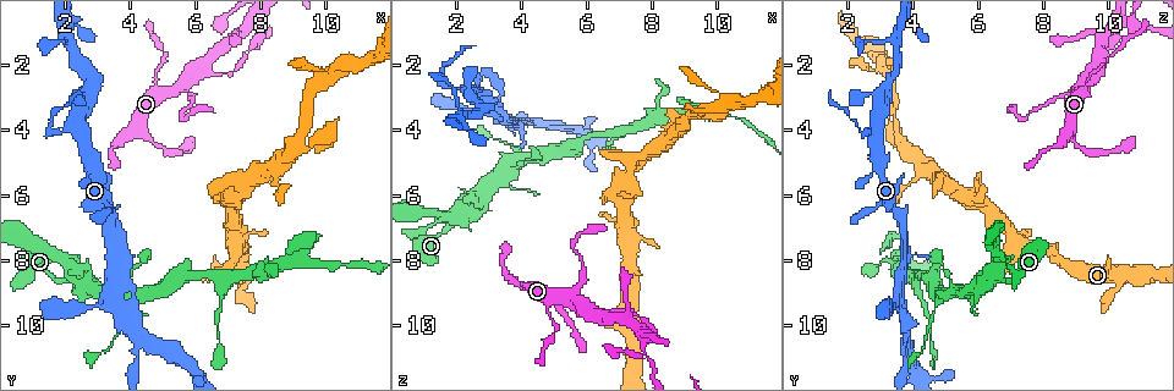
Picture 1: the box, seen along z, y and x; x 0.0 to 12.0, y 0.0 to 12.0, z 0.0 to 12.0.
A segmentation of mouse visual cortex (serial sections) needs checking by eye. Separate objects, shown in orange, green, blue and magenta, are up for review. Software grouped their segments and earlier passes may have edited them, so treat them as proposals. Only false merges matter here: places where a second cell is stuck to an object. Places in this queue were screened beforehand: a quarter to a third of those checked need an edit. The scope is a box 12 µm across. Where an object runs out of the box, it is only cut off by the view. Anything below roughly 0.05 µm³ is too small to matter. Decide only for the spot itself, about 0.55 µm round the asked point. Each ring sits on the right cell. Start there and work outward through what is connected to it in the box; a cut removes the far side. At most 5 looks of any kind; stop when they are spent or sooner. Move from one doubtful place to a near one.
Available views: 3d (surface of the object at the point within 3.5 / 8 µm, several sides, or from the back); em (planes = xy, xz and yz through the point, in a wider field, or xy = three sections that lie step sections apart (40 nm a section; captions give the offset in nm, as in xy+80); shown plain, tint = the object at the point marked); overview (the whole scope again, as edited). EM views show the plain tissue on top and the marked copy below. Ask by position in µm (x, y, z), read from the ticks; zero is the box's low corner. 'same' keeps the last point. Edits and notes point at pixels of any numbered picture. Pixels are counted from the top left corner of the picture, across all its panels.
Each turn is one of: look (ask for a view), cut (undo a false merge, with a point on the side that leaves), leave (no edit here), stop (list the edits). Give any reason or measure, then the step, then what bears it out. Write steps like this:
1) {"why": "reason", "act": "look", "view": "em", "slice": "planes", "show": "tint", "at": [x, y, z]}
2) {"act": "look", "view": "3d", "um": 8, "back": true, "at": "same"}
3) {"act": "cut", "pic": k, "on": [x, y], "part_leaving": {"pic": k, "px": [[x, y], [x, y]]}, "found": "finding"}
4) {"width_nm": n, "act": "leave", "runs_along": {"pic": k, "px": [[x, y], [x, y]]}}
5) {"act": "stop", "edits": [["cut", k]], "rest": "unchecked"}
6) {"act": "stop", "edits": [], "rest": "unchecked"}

{"why": "thick turns thin", "act": "look", "view": "3d", "um": 3.5, "back": true, "at": [5.8, 2.8, 8.8]}

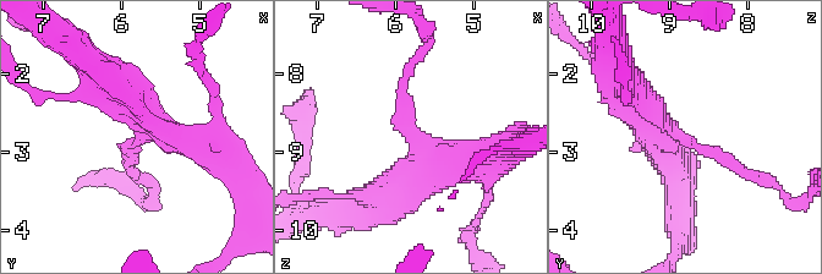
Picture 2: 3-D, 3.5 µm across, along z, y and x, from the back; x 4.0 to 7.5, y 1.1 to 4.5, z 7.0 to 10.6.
{"arm_widths_nm": [150, 400], "why": "now the EM", "act": "look", "view": "em", "slice": "xy", "step": 5, "show": "tint", "at": [5.80, 2.90, 8.70]}

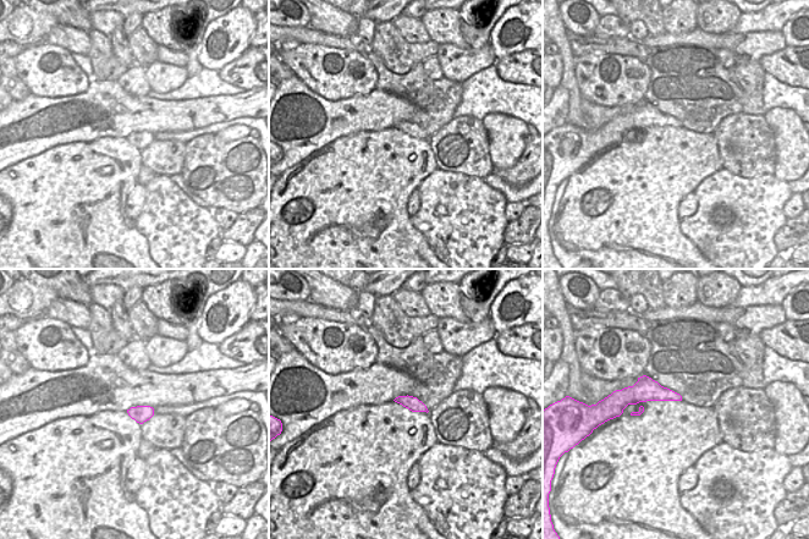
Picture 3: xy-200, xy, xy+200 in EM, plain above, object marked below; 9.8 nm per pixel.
{"act": "leave", "runs_along": {"pic": 2, "px": [[661, 144], [661, 130], [759, 175]]}, "found": "continuous, no second cell"}

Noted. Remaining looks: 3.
{"why": "arms part here", "act": "look", "view": "3d", "um": 3.5, "back": true, "at": [7.4, 5.6, 4.9]}

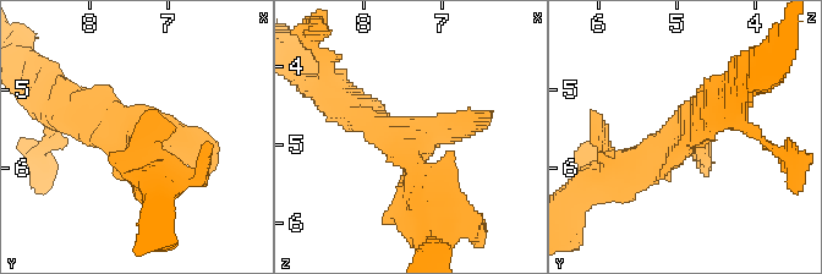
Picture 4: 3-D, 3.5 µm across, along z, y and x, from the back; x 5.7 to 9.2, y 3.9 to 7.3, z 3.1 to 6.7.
{"act": "look", "view": "em", "slice": "xy", "step": 1, "show": "tint", "at": [7.35, 5.55, 4.95]}

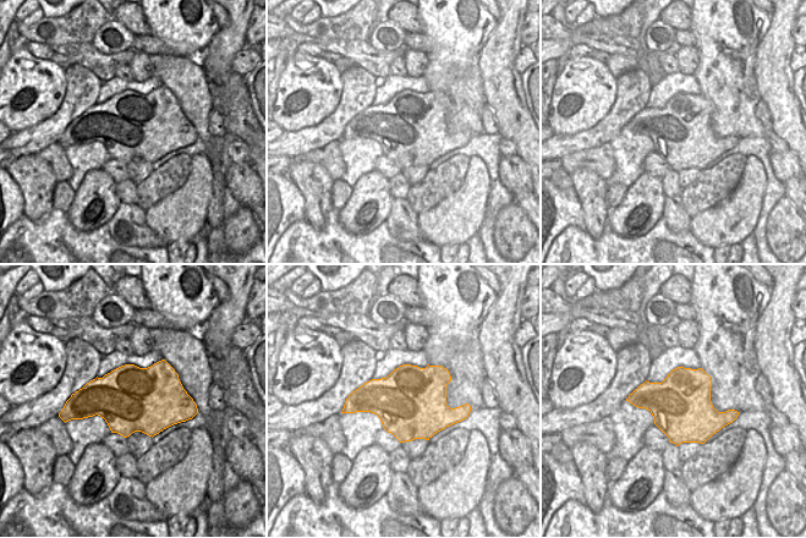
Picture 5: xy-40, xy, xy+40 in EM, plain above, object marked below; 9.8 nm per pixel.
{"width_nm": 700, "act": "leave", "runs_along": {"pic": 4, "px": [[425, 206], [414, 140], [349, 105]]}, "found": "continuous, no second cell"}

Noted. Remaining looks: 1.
{"act": "stop", "edits": [], "rest": "unchecked"}

